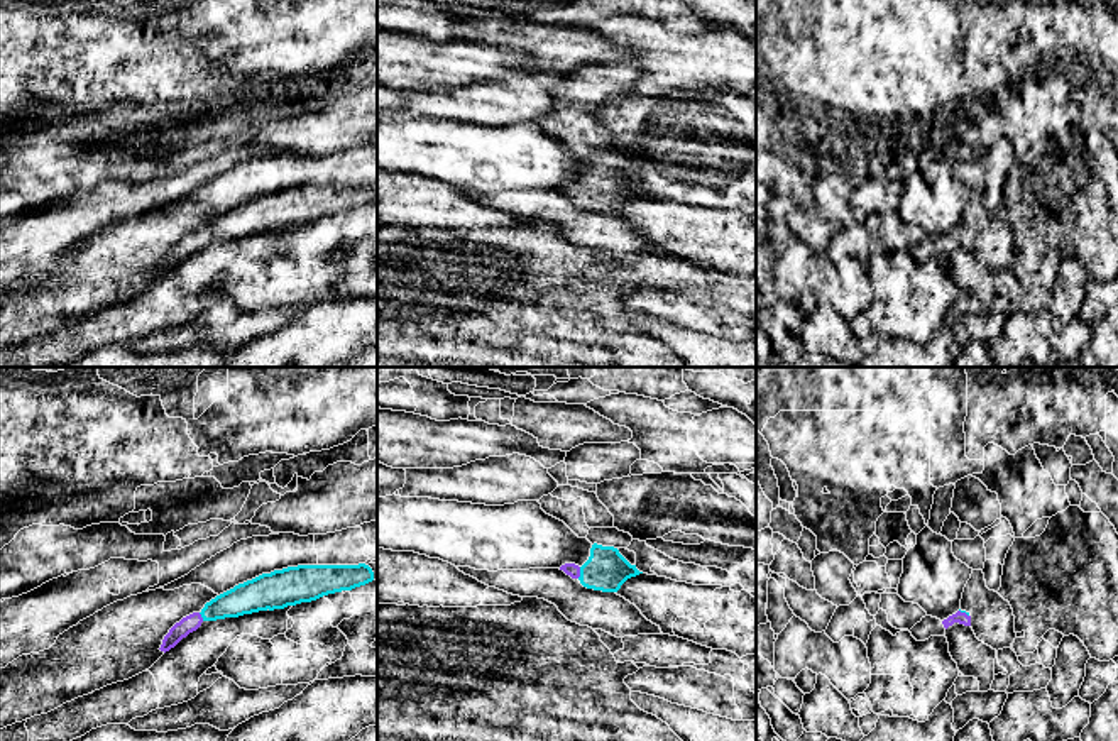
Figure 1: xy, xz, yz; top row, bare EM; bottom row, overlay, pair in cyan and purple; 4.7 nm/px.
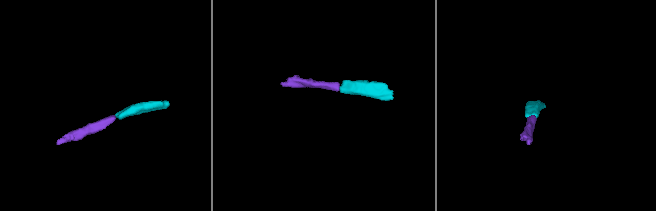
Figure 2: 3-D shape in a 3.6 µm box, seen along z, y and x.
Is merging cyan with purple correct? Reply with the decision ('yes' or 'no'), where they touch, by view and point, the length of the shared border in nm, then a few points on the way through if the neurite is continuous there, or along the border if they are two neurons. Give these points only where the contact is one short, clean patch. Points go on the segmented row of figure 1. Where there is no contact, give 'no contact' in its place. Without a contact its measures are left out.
yes; contact xz (580, 572); length 60 nm; way xz (606, 569), (601, 572), (580, 572), (570, 569)

